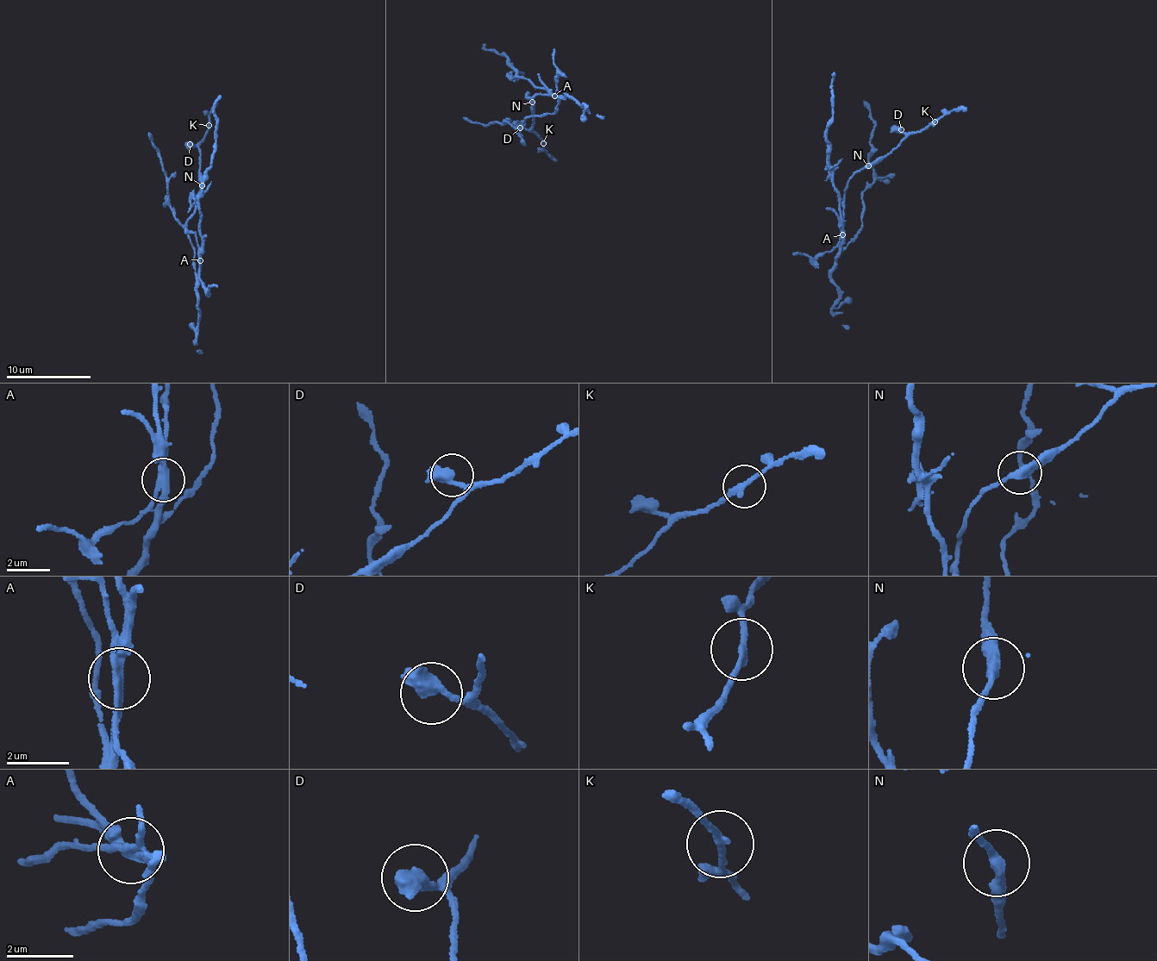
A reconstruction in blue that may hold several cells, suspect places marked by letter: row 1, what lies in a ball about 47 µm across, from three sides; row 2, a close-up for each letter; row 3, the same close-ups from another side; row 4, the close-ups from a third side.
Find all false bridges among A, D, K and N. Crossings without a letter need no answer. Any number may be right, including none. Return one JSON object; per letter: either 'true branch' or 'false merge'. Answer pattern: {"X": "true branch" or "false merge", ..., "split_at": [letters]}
{"A": "false merge", "D": "true branch", "K": "true branch", "N": "true branch", "split_at": ["A"]}

